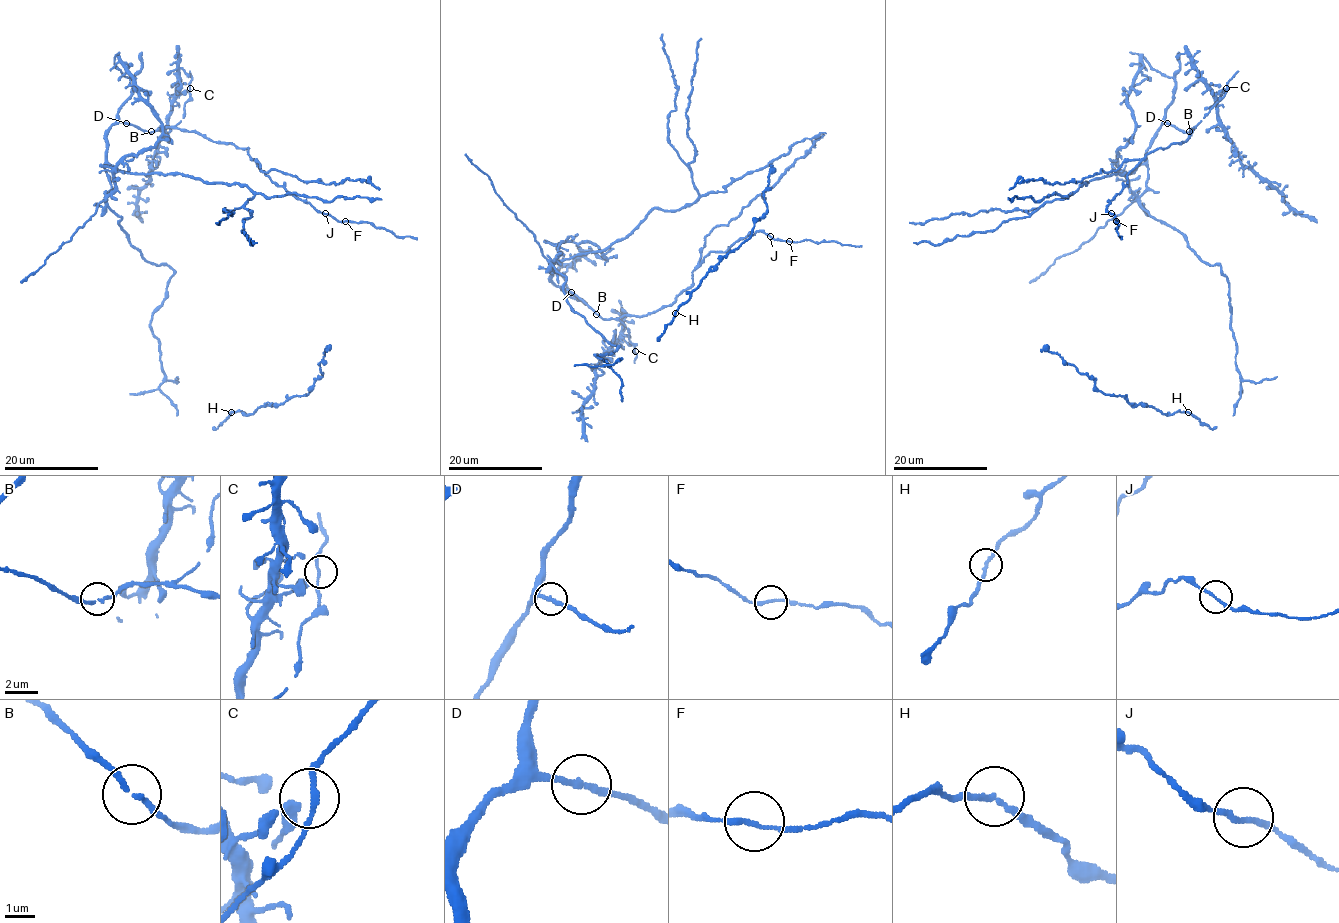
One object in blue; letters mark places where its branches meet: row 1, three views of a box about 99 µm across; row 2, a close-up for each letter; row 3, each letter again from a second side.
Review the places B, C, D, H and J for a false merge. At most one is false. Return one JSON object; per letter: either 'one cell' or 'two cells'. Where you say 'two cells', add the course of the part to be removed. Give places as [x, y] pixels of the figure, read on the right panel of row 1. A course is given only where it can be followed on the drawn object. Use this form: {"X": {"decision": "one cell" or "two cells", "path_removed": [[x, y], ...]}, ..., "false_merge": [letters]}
{"B": {"decision": "one cell"}, "C": {"decision": "one cell"}, "D": {"decision": "one cell"}, "H": {"decision": "one cell"}, "J": {"decision": "one cell"}, "false_merge": []}

